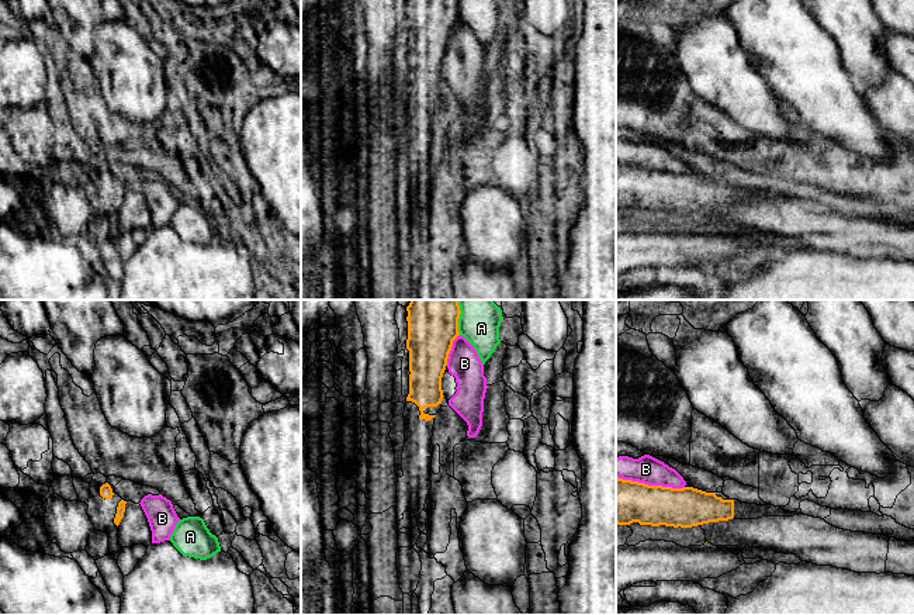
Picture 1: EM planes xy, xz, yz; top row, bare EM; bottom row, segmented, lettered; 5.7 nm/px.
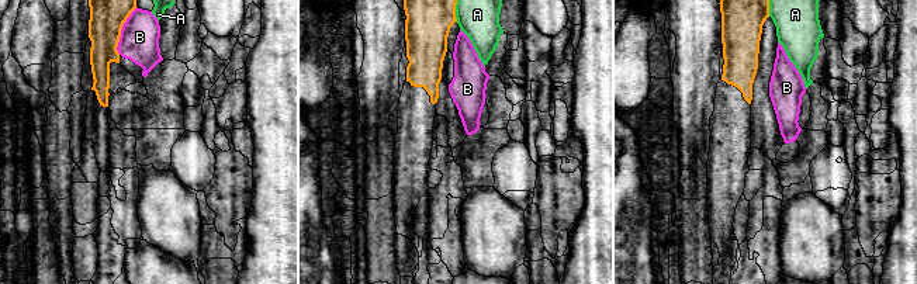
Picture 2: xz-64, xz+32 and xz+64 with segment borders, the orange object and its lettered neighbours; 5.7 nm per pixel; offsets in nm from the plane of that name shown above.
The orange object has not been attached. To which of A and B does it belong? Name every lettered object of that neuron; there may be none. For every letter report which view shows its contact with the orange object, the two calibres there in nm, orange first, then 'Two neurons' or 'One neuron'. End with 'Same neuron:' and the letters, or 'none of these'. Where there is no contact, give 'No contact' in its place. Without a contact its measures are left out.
A: Touches orange in xz. Thickness 260 nm (orange) against 190 nm. Two neurons
B: Touches orange in yz. Thickness 260 nm (orange) against 160 nm. Two neurons
Same neuron: none of these

